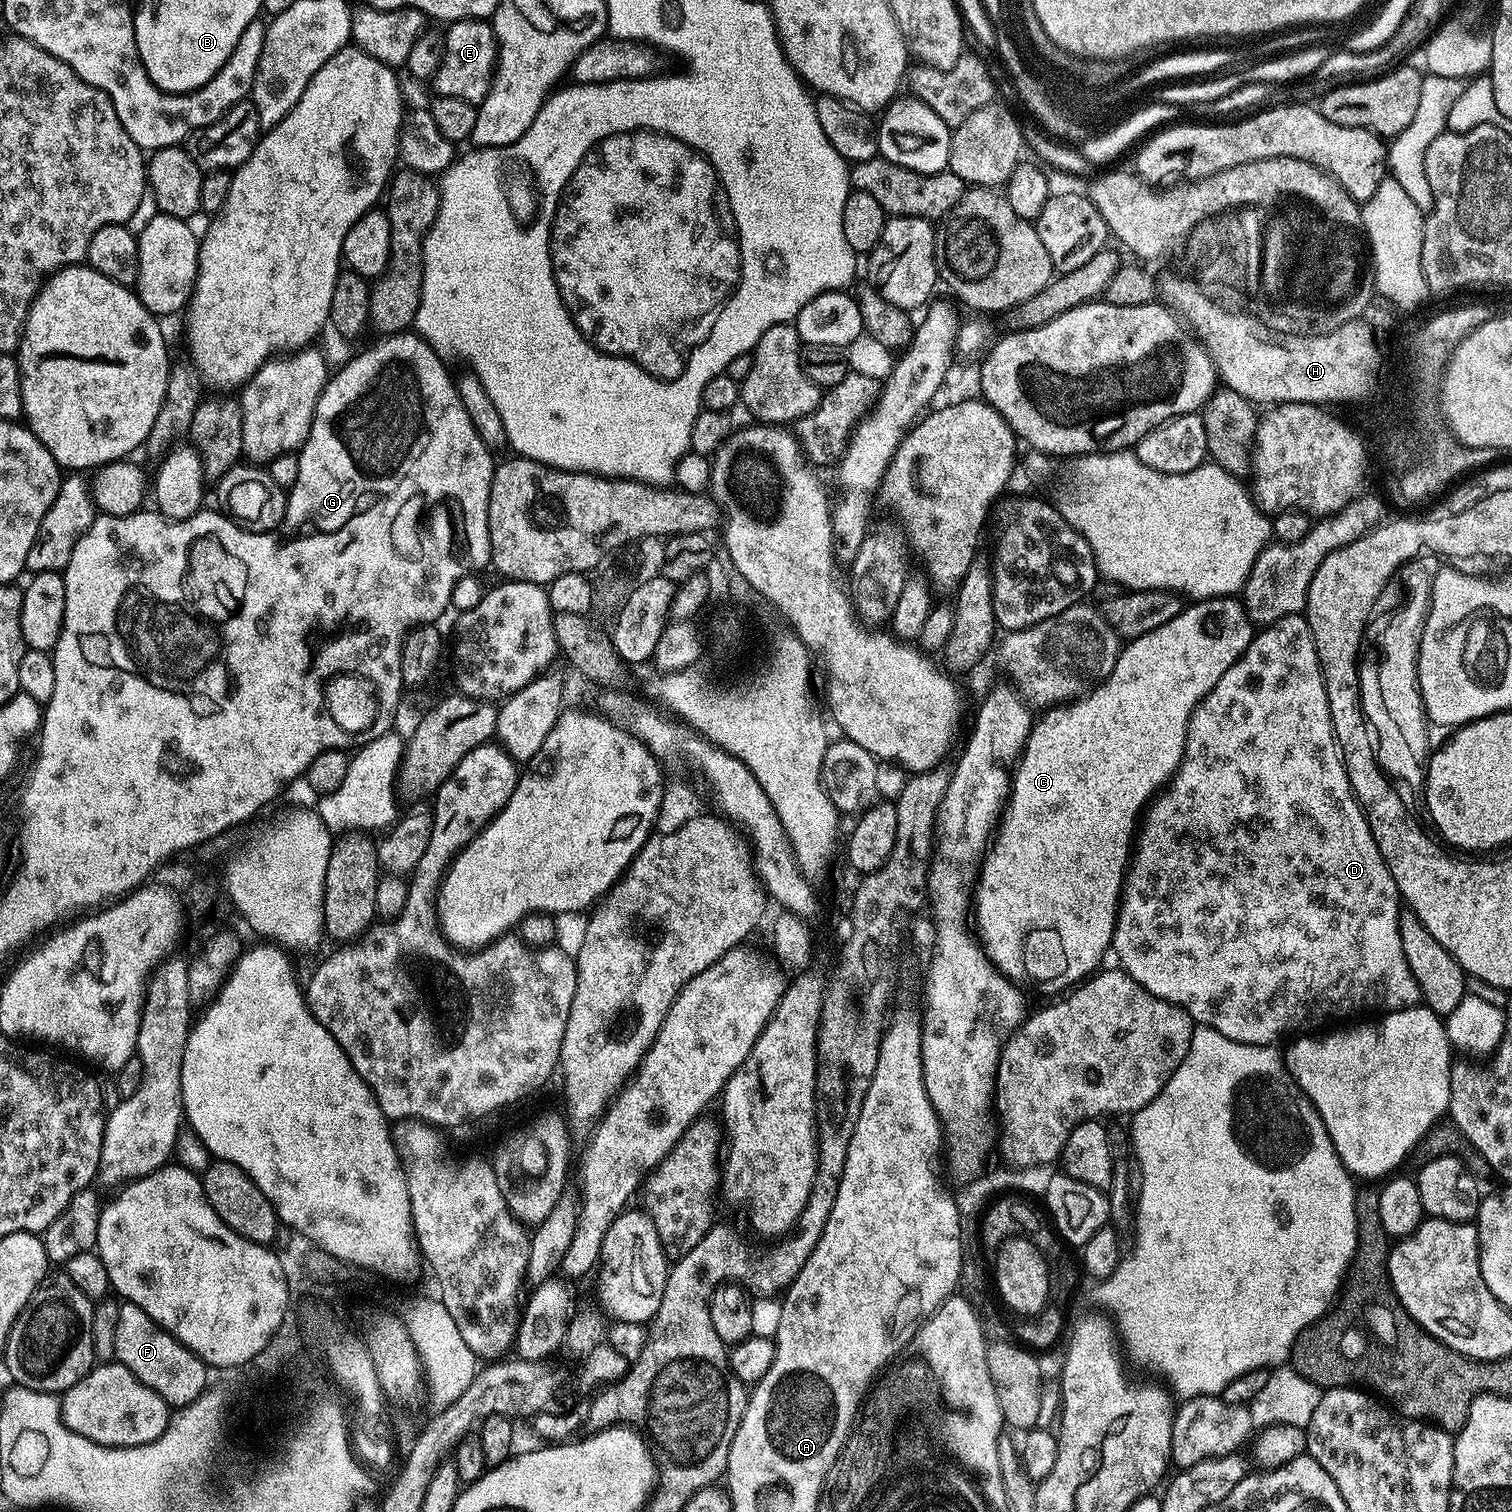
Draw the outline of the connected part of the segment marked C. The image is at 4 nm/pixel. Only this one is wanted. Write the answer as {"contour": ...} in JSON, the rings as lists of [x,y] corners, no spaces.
{"contour":[[[1221,598],[1189,603],[1178,614],[1178,618],[1170,618],[1170,622],[1158,626],[1158,630],[1150,630],[1150,634],[1142,634],[1137,640],[1127,641],[1120,649],[1114,670],[1091,691],[1071,702],[1049,707],[1045,711],[1048,713],[1041,720],[1039,717],[1033,723],[1028,743],[1024,745],[1024,751],[1015,765],[1014,775],[1010,780],[1006,807],[998,820],[994,839],[982,857],[982,863],[978,868],[978,879],[974,884],[974,928],[976,920],[976,928],[980,931],[978,940],[984,954],[1001,975],[1020,986],[1024,986],[1024,983],[1029,980],[1030,983],[1037,984],[1044,992],[1060,994],[1087,980],[1103,965],[1100,963],[1103,962],[1104,955],[1109,955],[1112,947],[1116,916],[1122,901],[1130,861],[1134,856],[1134,841],[1138,836],[1138,825],[1141,823],[1142,813],[1149,807],[1153,797],[1171,781],[1176,774],[1176,769],[1180,767],[1184,758],[1188,723],[1192,712],[1204,701],[1206,694],[1210,694],[1210,690],[1218,686],[1218,678],[1222,678],[1222,674],[1226,674],[1226,670],[1230,670],[1230,666],[1238,662],[1238,658],[1250,646],[1253,635],[1254,625],[1248,619],[1248,612],[1239,599]]]}

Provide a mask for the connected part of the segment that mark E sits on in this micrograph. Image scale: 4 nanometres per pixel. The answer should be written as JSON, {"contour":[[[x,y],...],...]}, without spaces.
{"contour":[[[487,19],[454,20],[447,25],[447,28],[448,32],[443,33],[442,66],[438,66],[438,74],[434,78],[435,95],[462,98],[479,106],[488,97],[492,79],[496,74],[498,49],[494,30]]]}

